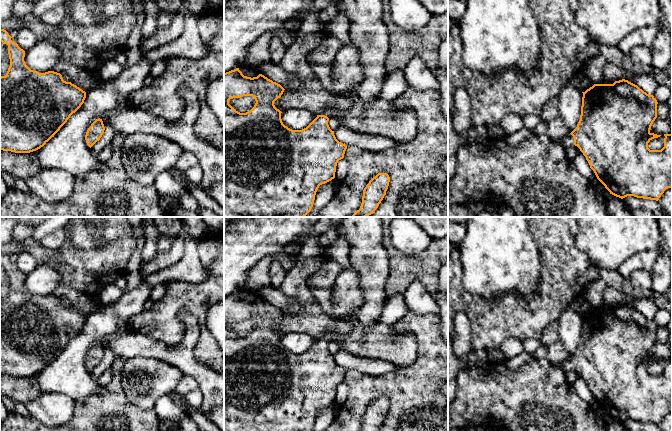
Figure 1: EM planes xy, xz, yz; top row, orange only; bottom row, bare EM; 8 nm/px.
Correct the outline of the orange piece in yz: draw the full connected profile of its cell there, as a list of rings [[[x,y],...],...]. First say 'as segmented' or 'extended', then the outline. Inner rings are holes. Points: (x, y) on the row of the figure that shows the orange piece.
extended | [[[625,79],[615,81],[613,84],[594,84],[582,93],[581,115],[577,127],[556,143],[564,149],[577,146],[597,179],[610,194],[621,199],[634,196],[658,201],[666,189],[672,188],[672,134],[664,134],[664,147],[661,150],[648,148],[648,143],[652,139],[661,136],[650,132],[657,118],[657,100]]]

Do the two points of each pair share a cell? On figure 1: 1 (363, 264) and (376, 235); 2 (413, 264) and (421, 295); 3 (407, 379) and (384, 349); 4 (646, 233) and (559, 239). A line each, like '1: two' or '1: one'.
1: one
2: two
3: two
4: two

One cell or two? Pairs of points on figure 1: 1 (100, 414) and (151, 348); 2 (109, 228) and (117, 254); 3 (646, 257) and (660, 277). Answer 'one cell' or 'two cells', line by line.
1: two cells
2: one cell
3: two cells

